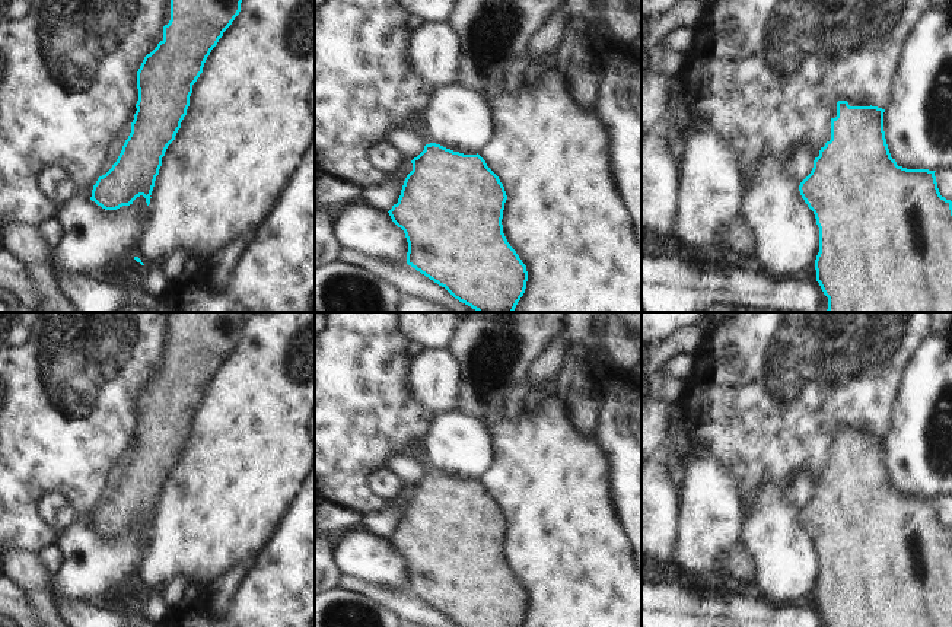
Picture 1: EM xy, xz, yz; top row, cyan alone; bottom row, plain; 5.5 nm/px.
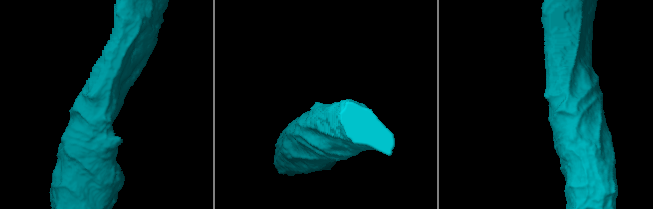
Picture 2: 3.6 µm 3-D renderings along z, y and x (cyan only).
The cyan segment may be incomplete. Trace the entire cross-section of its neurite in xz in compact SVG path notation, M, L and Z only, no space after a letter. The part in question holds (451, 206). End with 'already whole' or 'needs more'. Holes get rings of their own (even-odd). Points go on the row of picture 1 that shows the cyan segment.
M415 111L408 112L408 128L424 143L424 150L411 160L413 171L407 175L404 181L398 203L394 204L392 209L388 211L392 222L405 233L408 242L407 264L420 271L421 274L424 274L426 277L429 277L430 280L433 280L434 283L437 283L439 286L445 287L455 299L471 306L477 312L513 312L518 302L525 293L528 271L526 265L522 262L522 260L510 246L503 233L502 219L504 203L507 200L503 184L500 182L499 176L487 166L485 160L478 153L464 155L432 141L420 115Z | needs more

